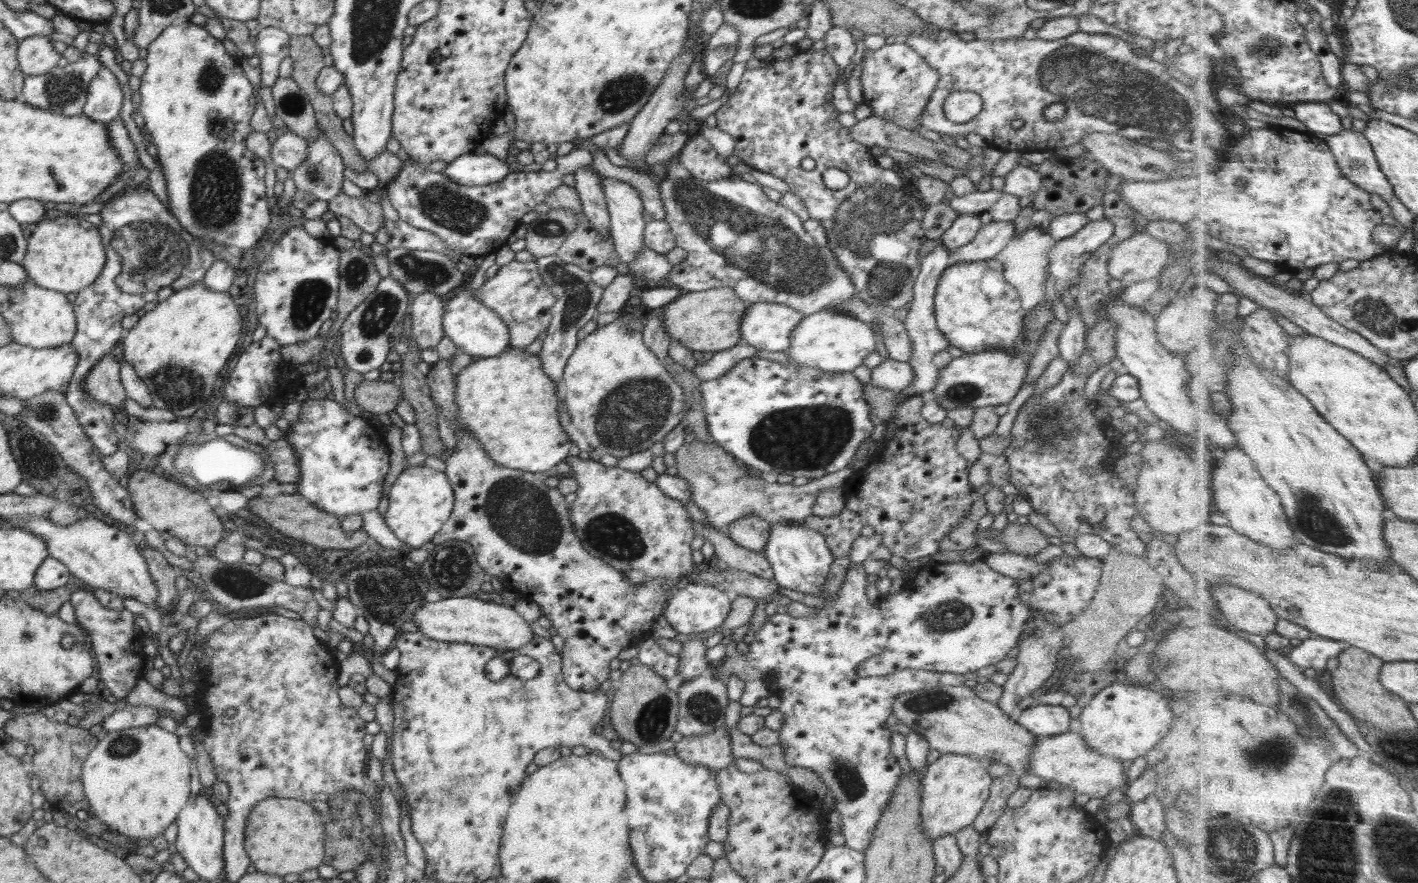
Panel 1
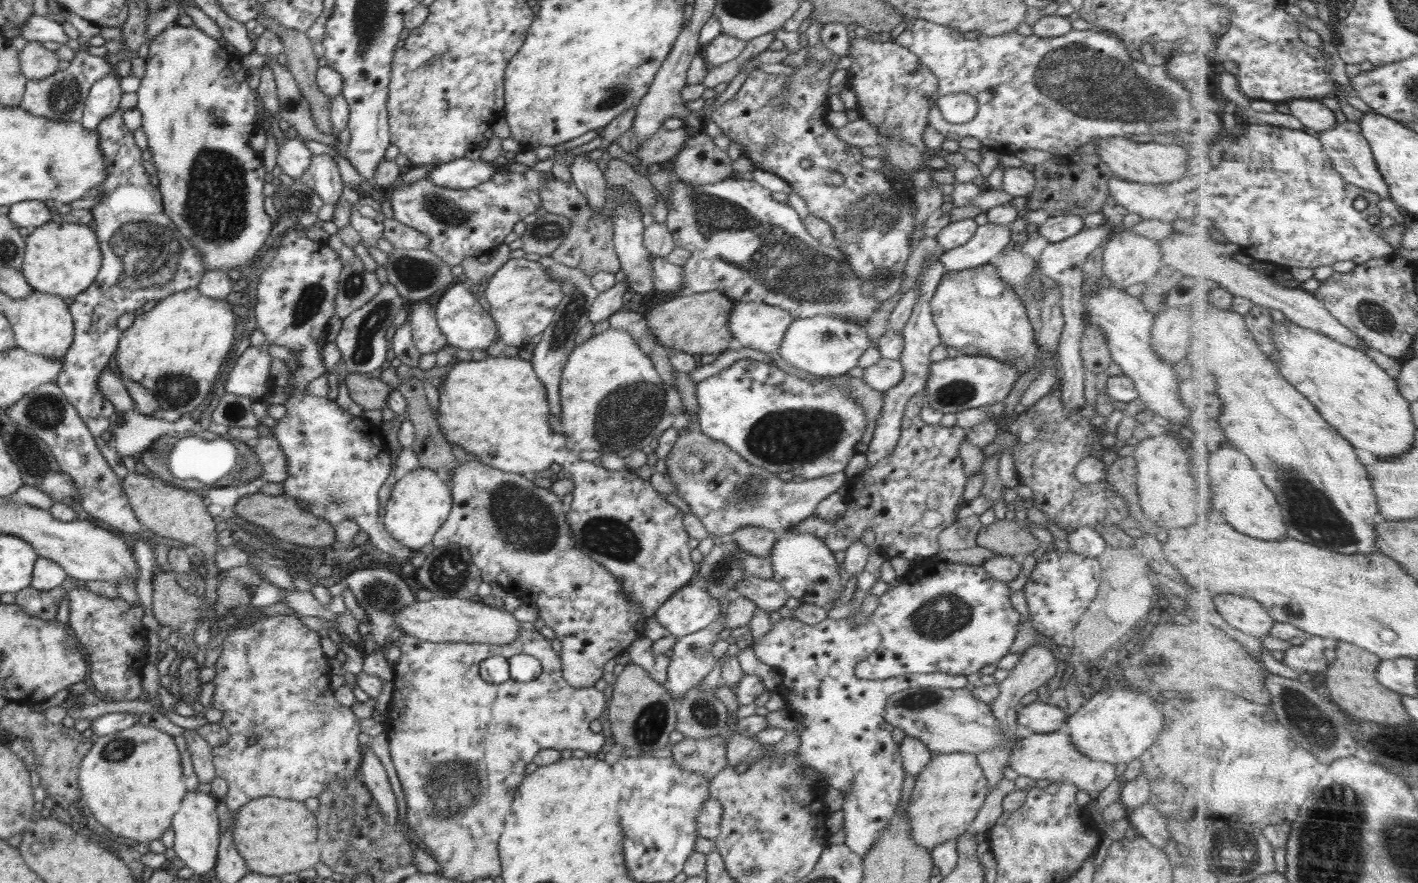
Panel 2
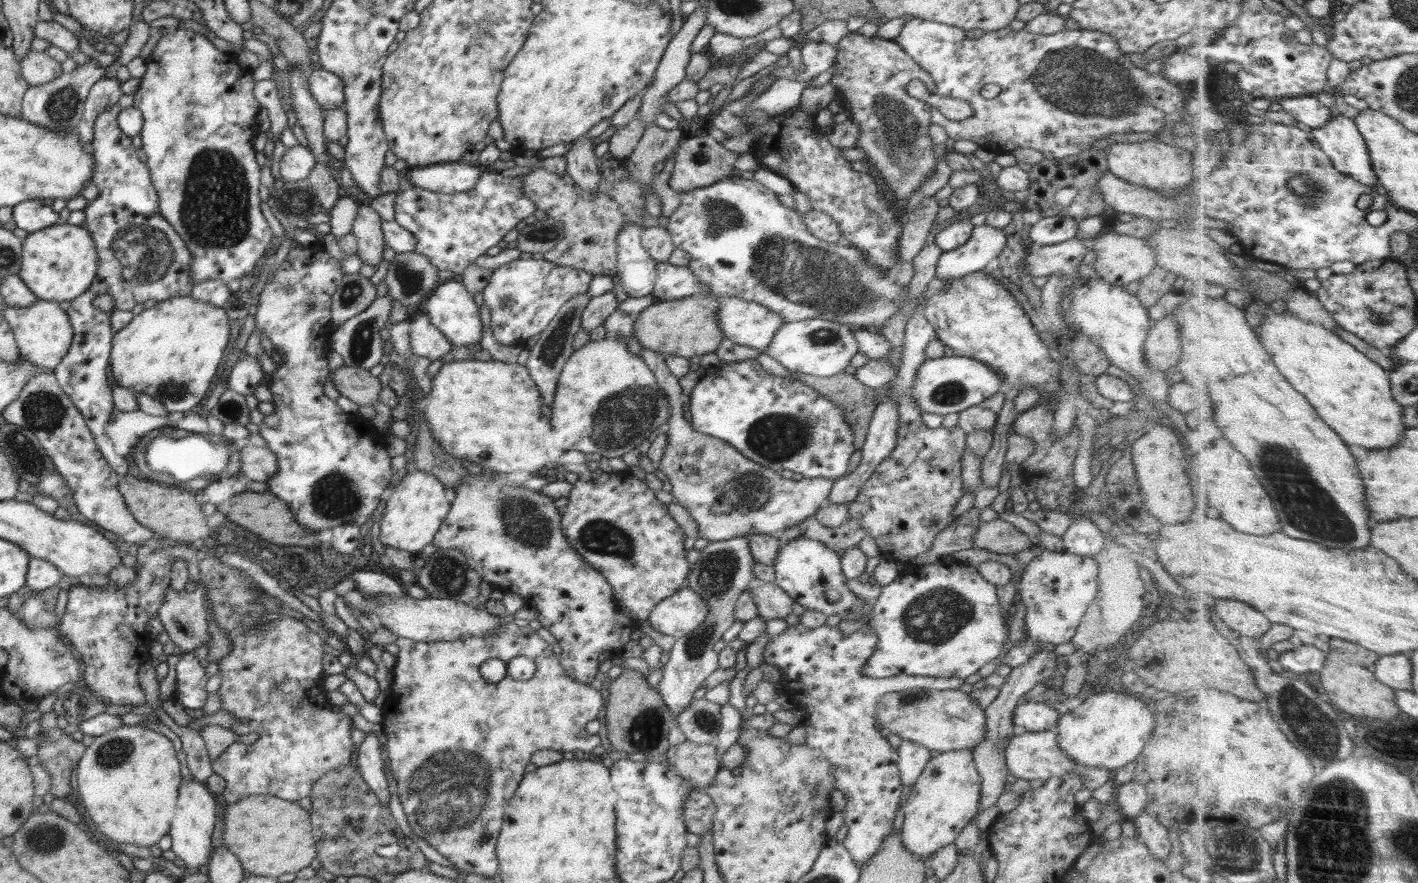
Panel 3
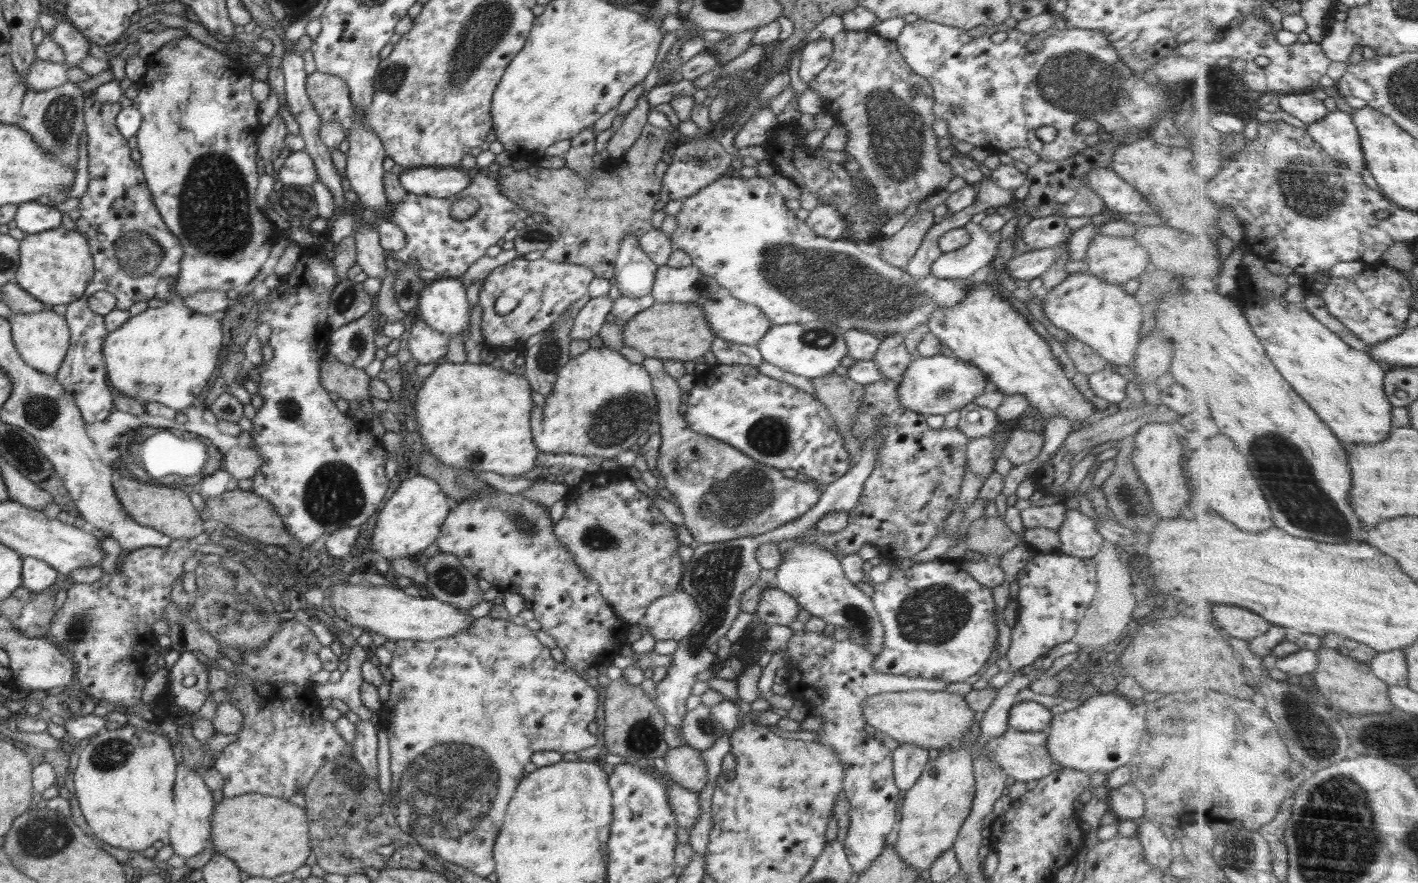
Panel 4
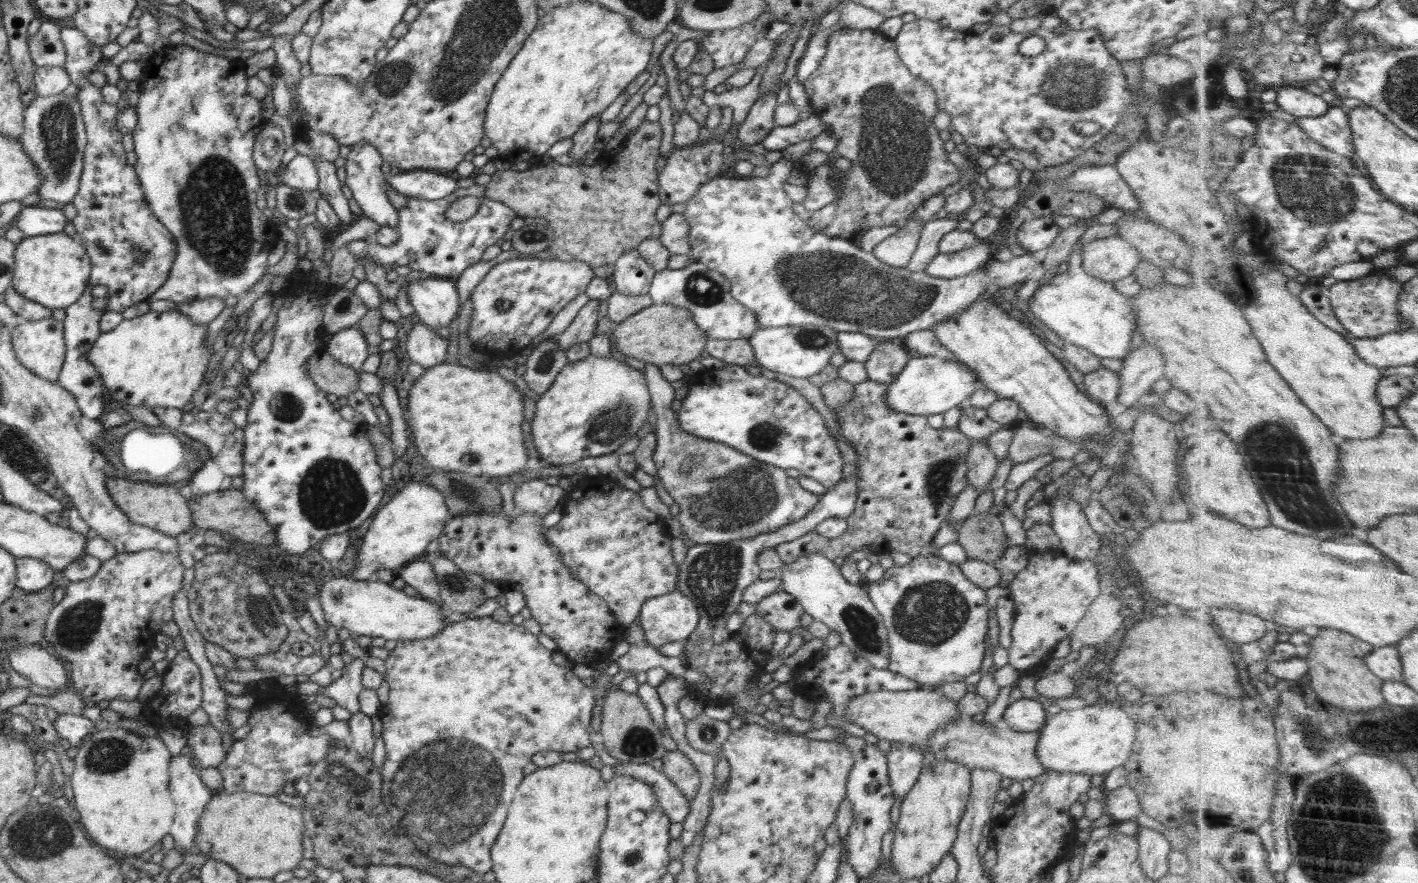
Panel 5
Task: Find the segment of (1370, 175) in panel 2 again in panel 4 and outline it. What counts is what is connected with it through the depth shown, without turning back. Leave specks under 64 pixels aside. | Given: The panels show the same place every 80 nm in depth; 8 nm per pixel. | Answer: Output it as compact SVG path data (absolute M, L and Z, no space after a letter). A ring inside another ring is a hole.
M1336 109L1318 122L1307 125L1309 134L1344 166L1356 172L1368 170L1362 135L1353 115Z

